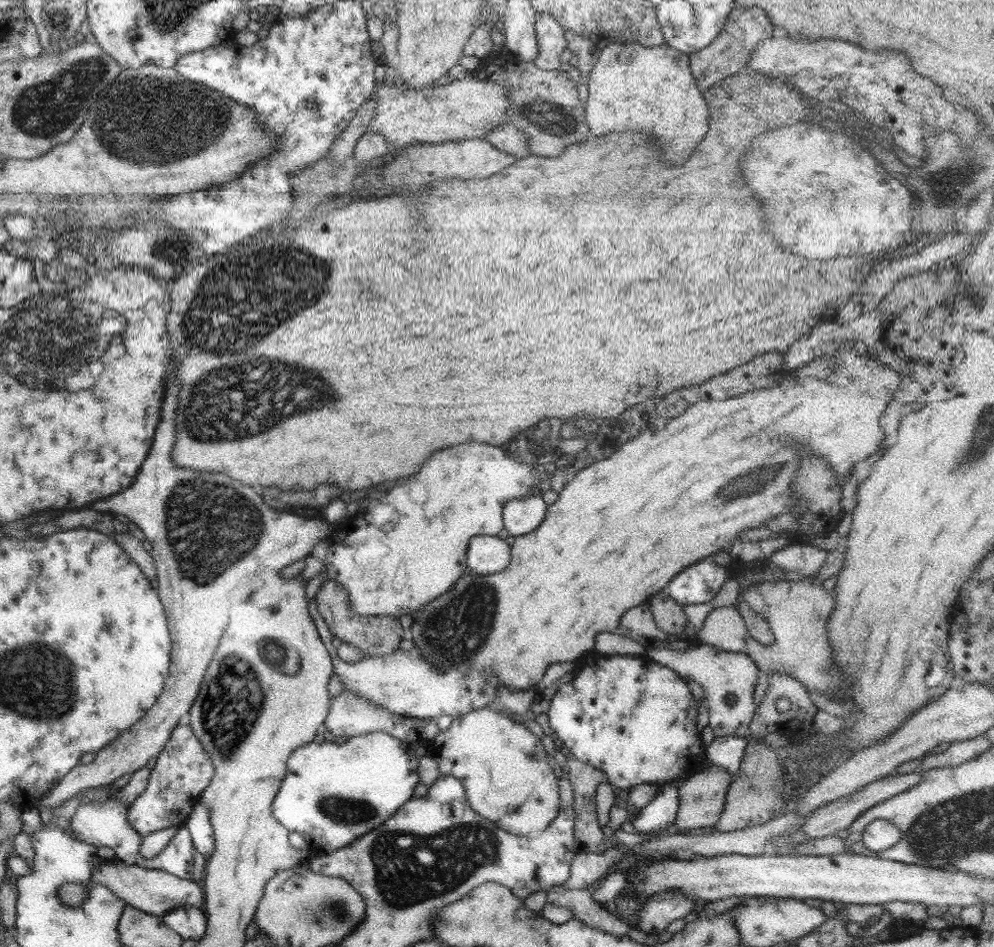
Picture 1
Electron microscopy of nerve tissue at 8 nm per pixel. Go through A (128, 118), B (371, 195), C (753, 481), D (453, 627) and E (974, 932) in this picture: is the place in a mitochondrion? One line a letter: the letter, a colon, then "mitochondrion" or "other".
A: mitochondrion
B: other
C: mitochondrion
D: mitochondrion
E: other

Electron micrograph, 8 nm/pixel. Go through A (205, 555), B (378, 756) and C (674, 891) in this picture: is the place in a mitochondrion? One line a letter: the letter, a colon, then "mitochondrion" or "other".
A: mitochondrion
B: other
C: other

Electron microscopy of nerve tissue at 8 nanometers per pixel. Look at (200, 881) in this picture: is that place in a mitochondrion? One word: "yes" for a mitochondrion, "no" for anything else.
no

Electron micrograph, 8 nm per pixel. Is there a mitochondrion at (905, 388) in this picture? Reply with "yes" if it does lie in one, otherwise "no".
no

